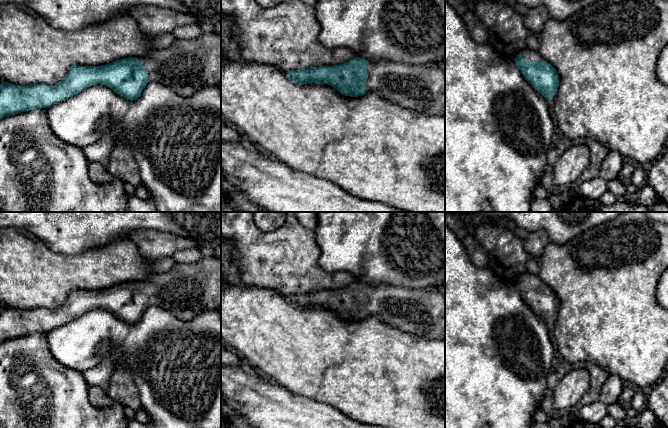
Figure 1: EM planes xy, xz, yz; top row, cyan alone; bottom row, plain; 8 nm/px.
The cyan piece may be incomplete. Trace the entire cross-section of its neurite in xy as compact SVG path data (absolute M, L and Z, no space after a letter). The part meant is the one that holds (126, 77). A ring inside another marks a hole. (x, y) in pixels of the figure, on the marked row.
M210 32L210 33L202 33L200 36L194 39L175 39L175 41L166 49L154 49L151 52L149 52L146 56L140 57L138 60L137 57L128 57L124 59L120 59L117 61L114 61L112 63L106 64L106 65L101 65L101 66L81 66L81 65L75 65L69 68L67 75L55 86L51 85L46 85L46 84L36 84L36 85L15 85L9 82L1 82L0 85L0 119L6 117L6 116L12 116L21 112L26 112L30 111L33 109L38 109L38 108L49 108L52 105L56 103L60 103L76 94L79 92L83 91L84 89L92 86L92 85L105 85L110 87L115 93L120 95L121 97L127 99L127 100L136 100L140 97L143 89L147 85L148 82L157 80L158 82L168 85L171 87L177 94L179 94L182 97L190 97L194 95L197 90L201 87L205 86L213 86L213 85L219 85L221 82L221 35L216 33L216 32Z

